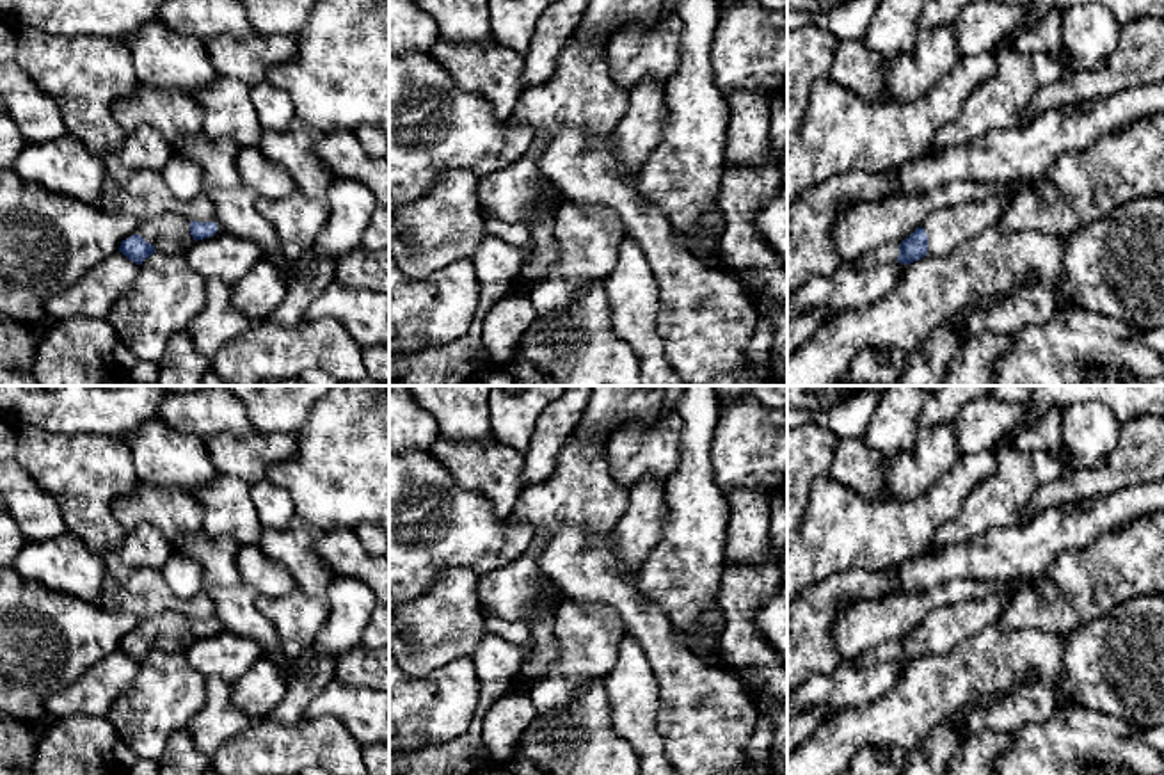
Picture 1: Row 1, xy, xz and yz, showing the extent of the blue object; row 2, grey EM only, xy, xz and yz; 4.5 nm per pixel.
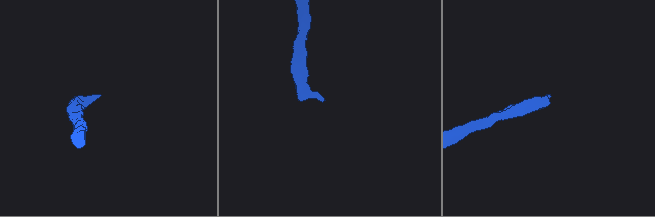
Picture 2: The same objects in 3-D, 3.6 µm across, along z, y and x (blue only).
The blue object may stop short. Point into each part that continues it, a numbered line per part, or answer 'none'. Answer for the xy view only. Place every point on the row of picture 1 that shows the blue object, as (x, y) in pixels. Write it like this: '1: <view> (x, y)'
1: xy (171, 235)

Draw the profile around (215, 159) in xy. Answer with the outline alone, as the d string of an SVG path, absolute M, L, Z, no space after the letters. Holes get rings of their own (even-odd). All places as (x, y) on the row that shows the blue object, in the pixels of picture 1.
M206 135L183 139L174 153L185 155L203 171L203 188L236 188L243 185L235 160L242 146L229 140L210 140Z

